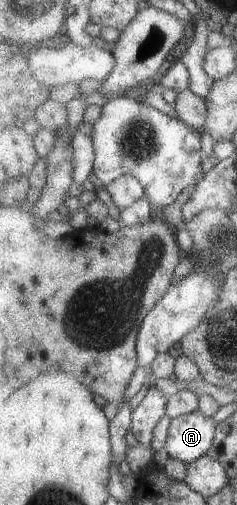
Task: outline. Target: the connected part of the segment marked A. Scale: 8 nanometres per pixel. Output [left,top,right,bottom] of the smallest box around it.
[165,410,219,466]

